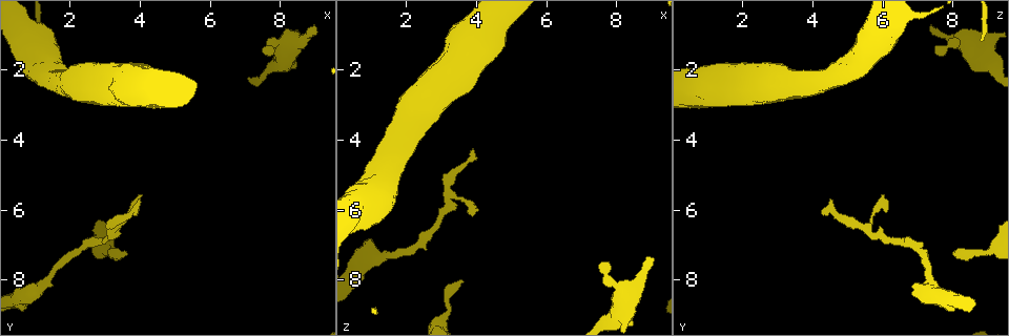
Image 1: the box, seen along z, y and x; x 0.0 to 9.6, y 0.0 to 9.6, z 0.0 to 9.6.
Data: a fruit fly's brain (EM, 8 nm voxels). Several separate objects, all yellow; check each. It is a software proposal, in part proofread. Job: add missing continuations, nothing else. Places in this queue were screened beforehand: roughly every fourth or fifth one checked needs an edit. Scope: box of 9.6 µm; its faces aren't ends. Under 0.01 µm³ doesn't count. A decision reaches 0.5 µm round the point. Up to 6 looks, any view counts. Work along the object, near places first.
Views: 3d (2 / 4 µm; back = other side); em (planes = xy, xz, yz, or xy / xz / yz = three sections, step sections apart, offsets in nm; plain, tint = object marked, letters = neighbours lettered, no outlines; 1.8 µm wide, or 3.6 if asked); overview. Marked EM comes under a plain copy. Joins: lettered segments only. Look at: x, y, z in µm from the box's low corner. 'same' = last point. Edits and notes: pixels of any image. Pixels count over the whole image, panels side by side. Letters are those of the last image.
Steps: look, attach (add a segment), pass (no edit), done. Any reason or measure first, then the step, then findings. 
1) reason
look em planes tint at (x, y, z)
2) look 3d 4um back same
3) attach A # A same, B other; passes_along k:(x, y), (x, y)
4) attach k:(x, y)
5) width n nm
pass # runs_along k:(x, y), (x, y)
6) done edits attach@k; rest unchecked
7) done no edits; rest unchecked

an open end
look em yz step 16 letters at (7.70, 1.40, 7.45)

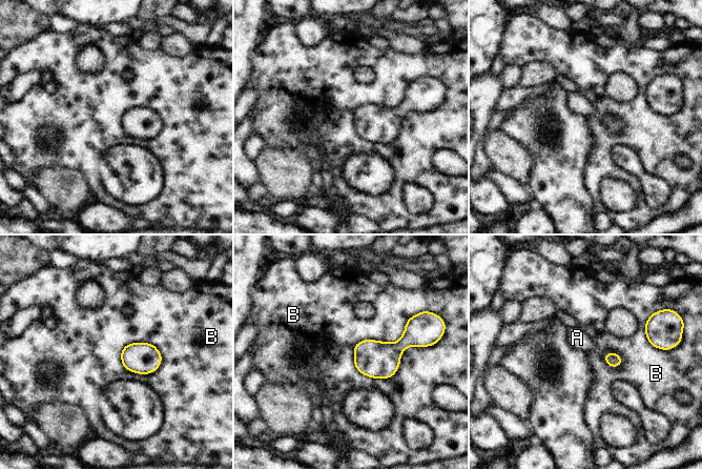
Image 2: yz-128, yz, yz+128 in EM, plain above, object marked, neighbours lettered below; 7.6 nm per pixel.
look em planes letters same

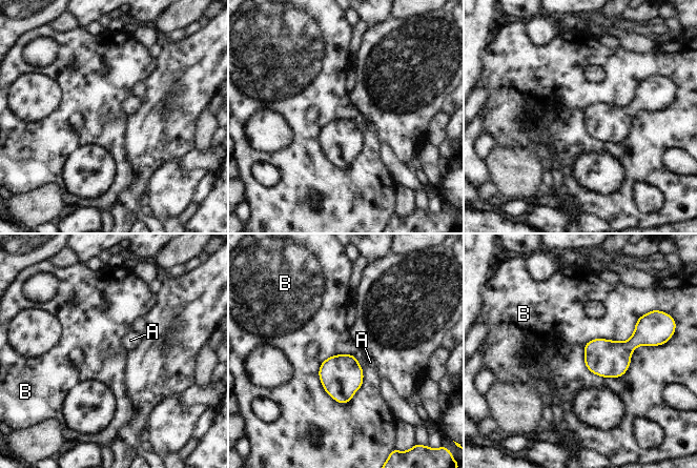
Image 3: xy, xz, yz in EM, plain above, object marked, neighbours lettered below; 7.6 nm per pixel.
longest_contact B 600 nm
pass # A other, B other; border 3:(644, 313), (592, 373); none of them fits

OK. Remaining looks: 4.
three-way junction
look em xy step 16 tint at (3.15, 6.65, 5.60)

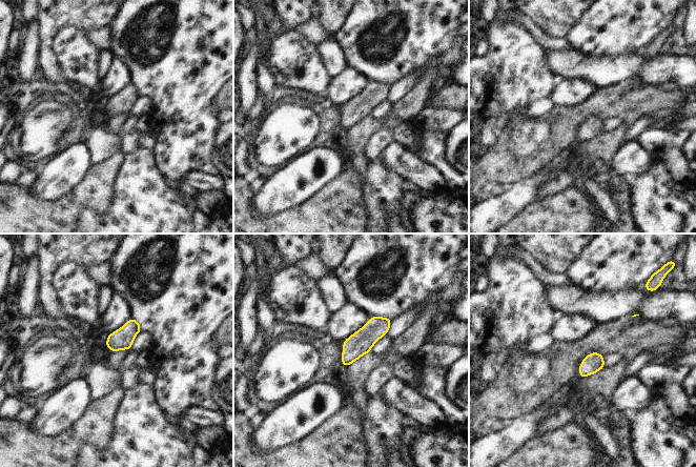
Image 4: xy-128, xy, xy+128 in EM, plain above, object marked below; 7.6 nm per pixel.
look em xy step 16 letters same

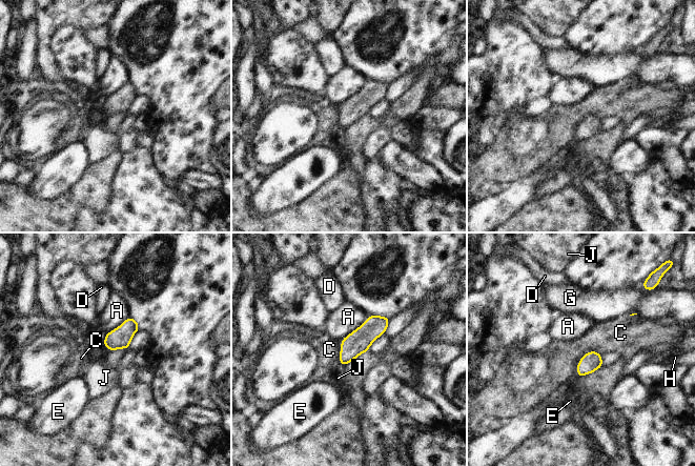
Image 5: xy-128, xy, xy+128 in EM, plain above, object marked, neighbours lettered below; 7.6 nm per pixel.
width 140 nm
pass # A other, C other, D other, E other, G other, H other, J other; border 5:(599, 352), (588, 351), (576, 373); none of them fits

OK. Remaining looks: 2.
free end
look em planes letters at (3.55, 7.10, 8.05)

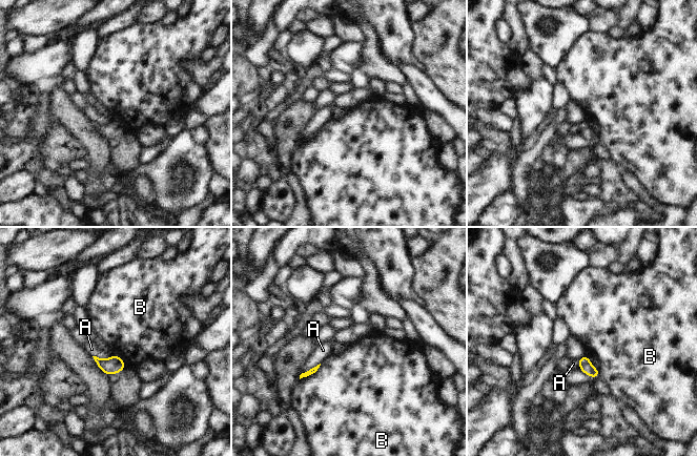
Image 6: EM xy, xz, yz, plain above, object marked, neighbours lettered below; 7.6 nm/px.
pass # A other, B other; border 6:(321, 364), (314, 372), (300, 379); no lettered segment goes on from it

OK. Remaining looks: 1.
done no edits; rest unchecked

